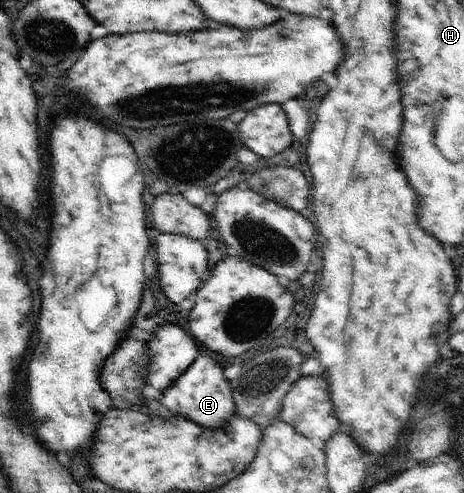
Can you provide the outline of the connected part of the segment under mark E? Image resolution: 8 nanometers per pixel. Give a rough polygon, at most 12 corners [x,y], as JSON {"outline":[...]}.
{"outline":[[207,353],[161,403],[210,430],[236,416],[230,381]]}

